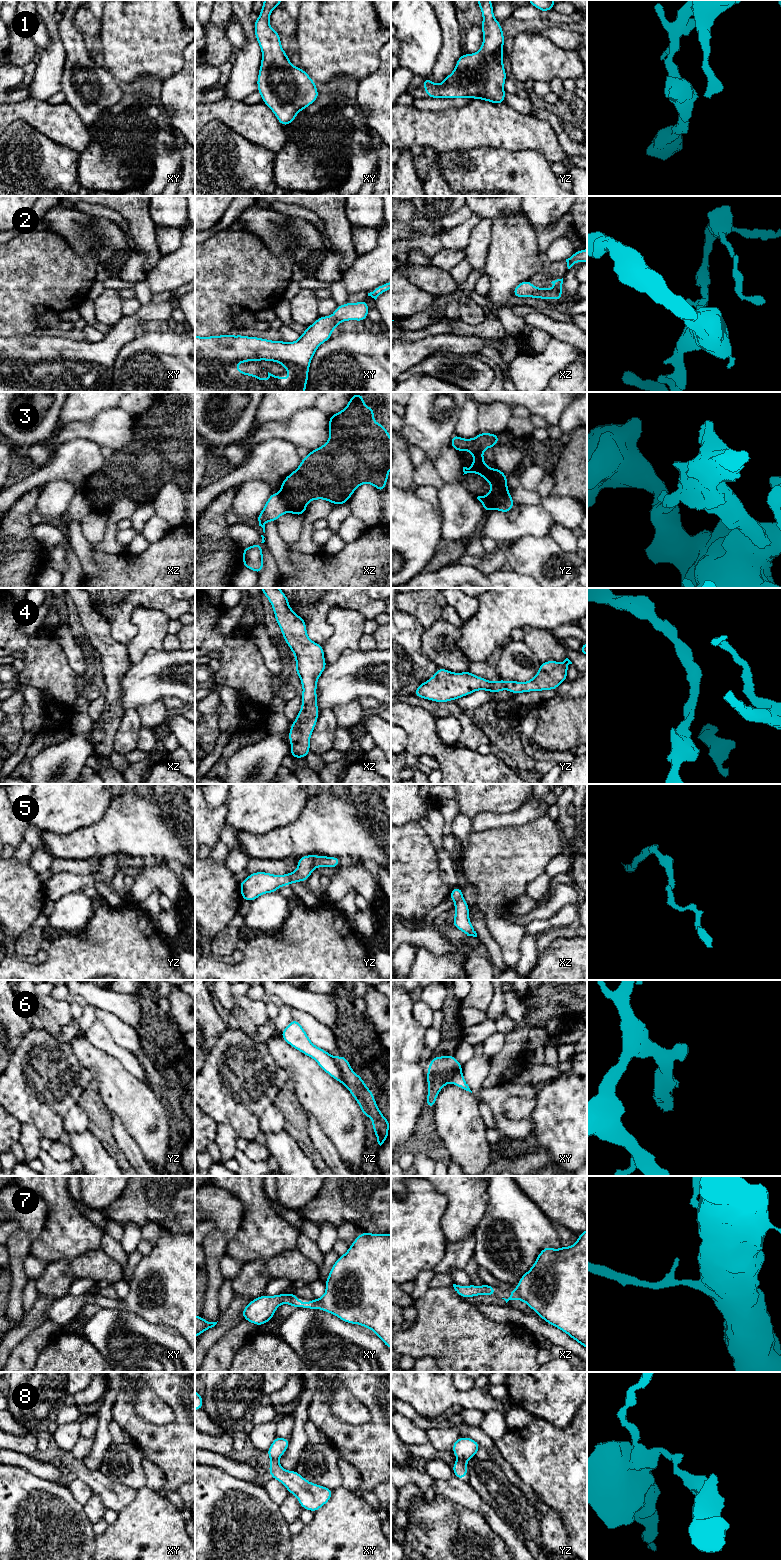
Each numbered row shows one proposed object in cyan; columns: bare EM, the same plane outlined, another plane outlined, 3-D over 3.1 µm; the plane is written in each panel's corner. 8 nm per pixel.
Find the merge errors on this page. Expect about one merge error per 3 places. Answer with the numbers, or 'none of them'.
3, 5, 6, 8

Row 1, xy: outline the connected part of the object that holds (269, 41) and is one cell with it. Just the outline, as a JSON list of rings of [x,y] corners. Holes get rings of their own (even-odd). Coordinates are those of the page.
[[[264,0],[260,15],[254,21],[254,33],[262,51],[261,66],[257,78],[257,91],[262,96],[262,102],[272,110],[279,123],[285,127],[295,120],[299,111],[314,103],[319,93],[316,83],[310,76],[302,68],[291,64],[289,57],[282,49],[280,34],[273,30],[269,24],[269,17],[273,9],[281,4],[282,0]]]

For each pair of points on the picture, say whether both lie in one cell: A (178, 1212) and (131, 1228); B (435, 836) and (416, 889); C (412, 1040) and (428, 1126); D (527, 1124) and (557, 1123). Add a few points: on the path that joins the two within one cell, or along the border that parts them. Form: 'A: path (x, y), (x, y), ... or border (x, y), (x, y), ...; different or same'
A: border (123, 1226), (128, 1223), (135, 1223), (141, 1228); different
B: border (419, 824), (428, 835), (431, 844), (437, 850); different
C: border (425, 1103), (415, 1128); different
D: border (530, 1118), (533, 1123), (533, 1132); different

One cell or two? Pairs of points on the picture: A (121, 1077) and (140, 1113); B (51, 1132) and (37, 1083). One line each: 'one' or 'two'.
A: one
B: one

